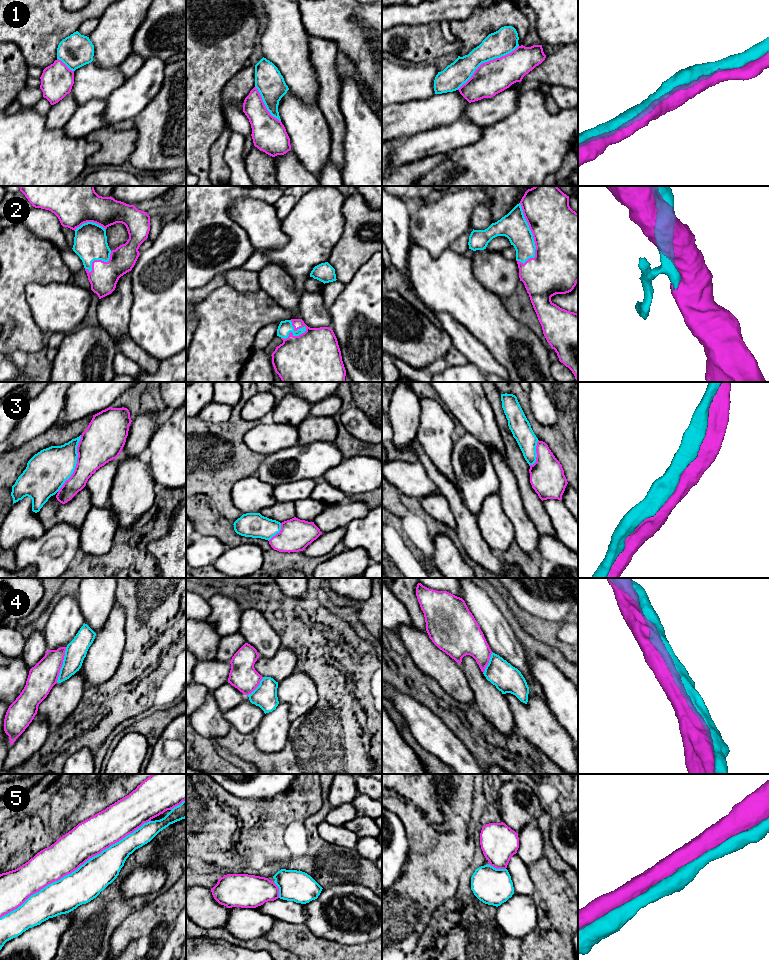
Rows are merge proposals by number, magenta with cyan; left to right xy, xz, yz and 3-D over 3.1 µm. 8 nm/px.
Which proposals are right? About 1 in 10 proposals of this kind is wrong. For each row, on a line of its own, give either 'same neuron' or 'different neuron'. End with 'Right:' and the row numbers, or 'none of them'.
1: same neuron
2: same neuron
3: same neuron
4: same neuron
5: same neuron
Right: 1, 2, 3, 4, 5

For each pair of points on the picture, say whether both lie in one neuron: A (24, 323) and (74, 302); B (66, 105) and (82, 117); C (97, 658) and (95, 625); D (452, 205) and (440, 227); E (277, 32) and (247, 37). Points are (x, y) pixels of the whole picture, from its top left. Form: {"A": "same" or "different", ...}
{"A": "different", "B": "different", "C": "different", "D": "same", "E": "different"}

